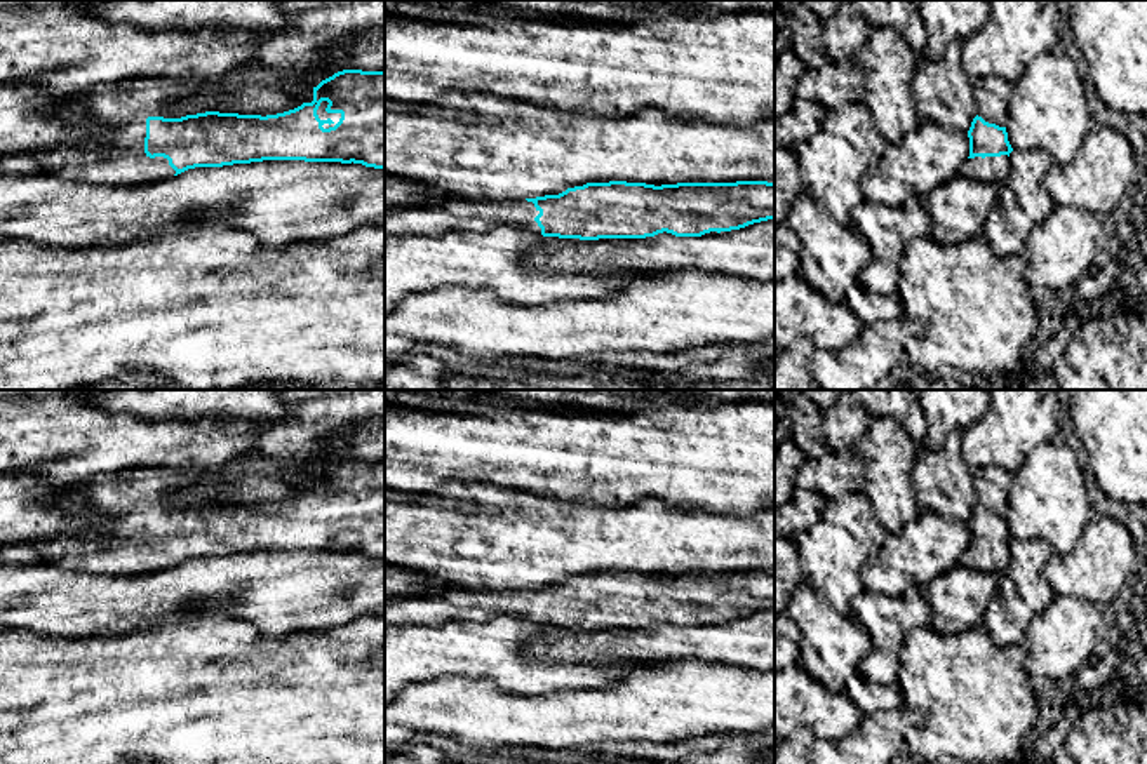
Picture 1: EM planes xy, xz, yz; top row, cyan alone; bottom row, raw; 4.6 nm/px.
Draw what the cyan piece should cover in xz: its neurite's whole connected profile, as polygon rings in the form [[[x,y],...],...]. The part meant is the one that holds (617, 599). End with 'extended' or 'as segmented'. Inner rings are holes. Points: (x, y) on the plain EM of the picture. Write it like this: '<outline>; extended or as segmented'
[[[587,573],[567,578],[559,585],[526,590],[473,590],[453,588],[442,595],[407,597],[385,604],[385,627],[428,625],[437,627],[453,620],[489,621],[496,616],[513,616],[543,627],[559,628],[646,628],[658,623],[675,627],[701,627],[710,621],[740,620],[754,613],[775,609],[775,573]]]; extended

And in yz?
[[[999,466],[973,470],[976,506],[968,520],[969,546],[961,564],[982,573],[1001,574],[1009,564],[1013,541],[1006,522],[1006,498],[1013,473]]]; extended

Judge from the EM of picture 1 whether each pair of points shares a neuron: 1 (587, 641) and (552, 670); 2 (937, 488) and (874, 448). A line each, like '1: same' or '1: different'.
1: different
2: different

